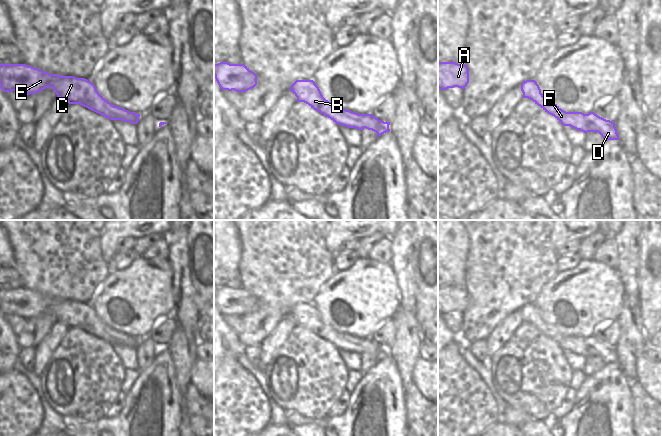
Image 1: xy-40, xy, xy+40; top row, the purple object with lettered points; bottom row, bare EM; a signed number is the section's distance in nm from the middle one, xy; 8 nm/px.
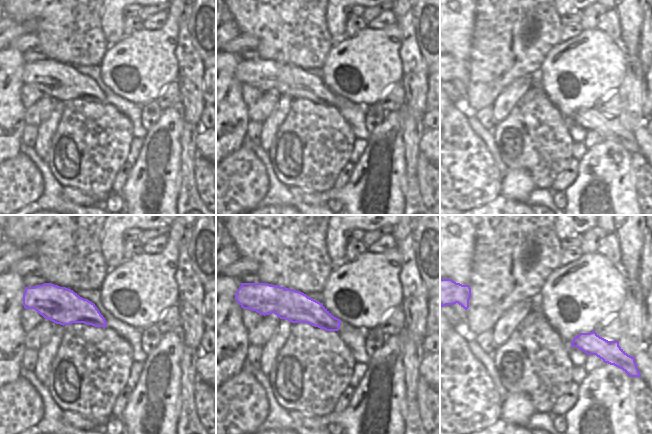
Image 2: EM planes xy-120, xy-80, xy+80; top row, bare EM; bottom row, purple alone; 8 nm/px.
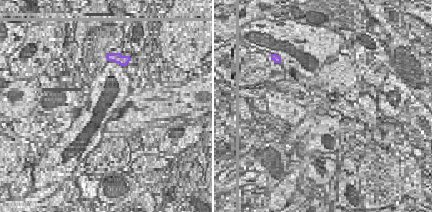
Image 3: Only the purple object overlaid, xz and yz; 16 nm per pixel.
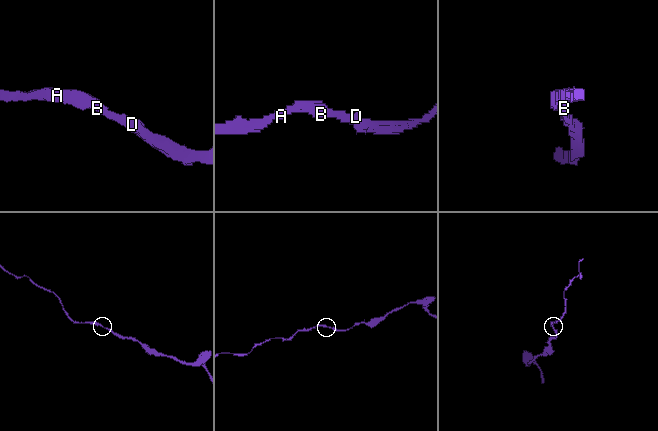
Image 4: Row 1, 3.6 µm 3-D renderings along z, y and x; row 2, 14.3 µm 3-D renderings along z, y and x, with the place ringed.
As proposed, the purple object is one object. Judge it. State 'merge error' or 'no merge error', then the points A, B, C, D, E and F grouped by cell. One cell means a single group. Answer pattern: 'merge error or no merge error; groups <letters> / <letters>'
no merge error; groups A B C D E F

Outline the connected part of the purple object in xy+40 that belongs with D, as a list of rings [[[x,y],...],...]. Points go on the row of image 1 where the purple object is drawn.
[[[526,80],[521,83],[523,98],[532,100],[545,112],[554,116],[563,126],[570,126],[585,134],[598,132],[604,140],[619,140],[615,122],[606,120],[594,112],[584,114],[582,112],[566,112],[557,104],[548,100],[542,93],[535,80]]]

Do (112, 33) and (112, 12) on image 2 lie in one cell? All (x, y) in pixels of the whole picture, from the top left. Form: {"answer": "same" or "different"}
{"answer": "same"}

